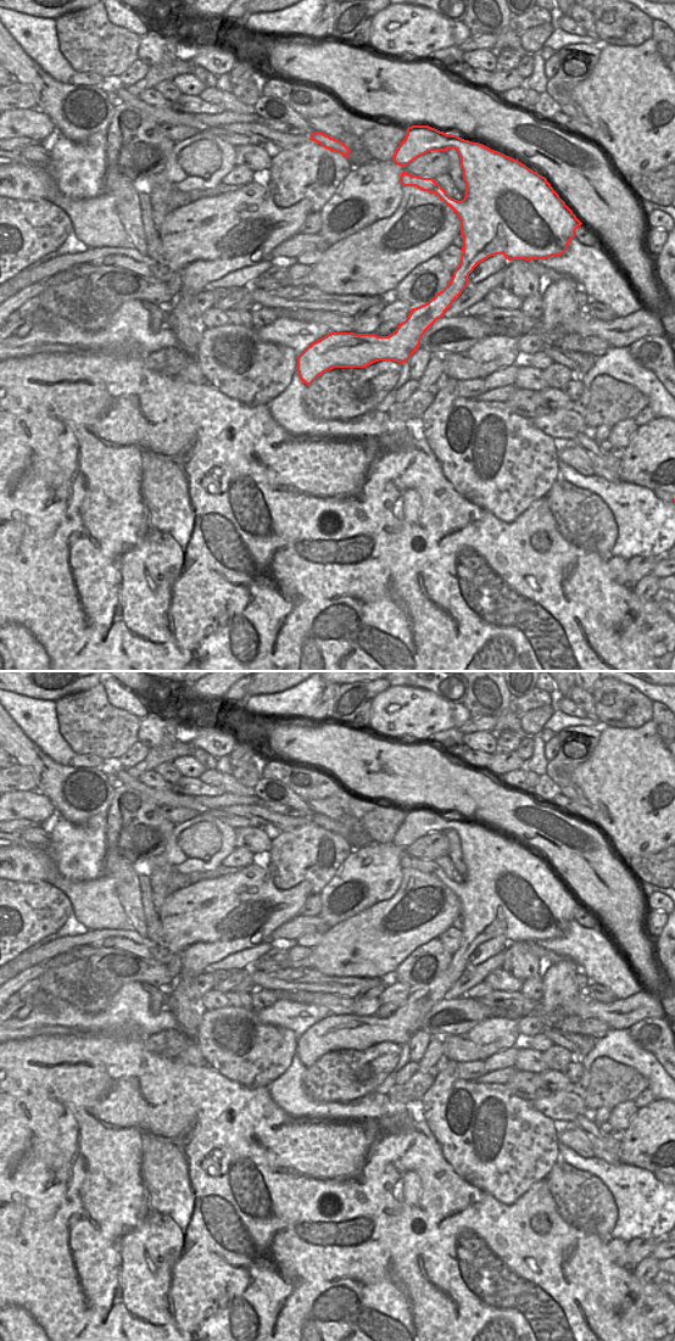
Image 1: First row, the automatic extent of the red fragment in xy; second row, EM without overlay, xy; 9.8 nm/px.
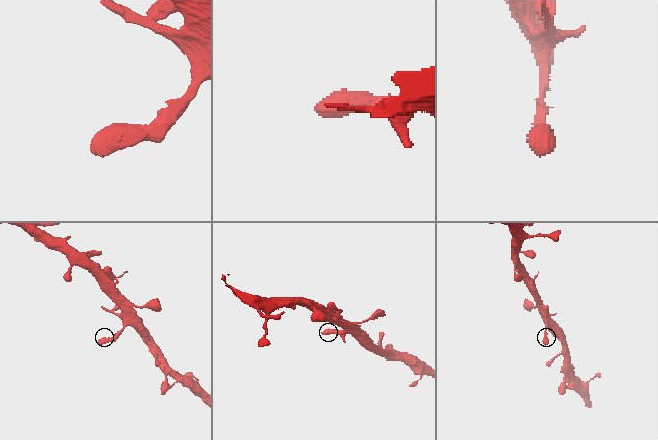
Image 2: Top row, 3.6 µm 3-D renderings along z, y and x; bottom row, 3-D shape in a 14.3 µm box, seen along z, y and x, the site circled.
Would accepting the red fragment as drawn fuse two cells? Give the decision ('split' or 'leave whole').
leave whole

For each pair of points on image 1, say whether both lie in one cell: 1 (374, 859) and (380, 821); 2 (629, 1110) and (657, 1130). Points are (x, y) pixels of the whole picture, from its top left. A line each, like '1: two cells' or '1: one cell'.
1: two cells
2: two cells

